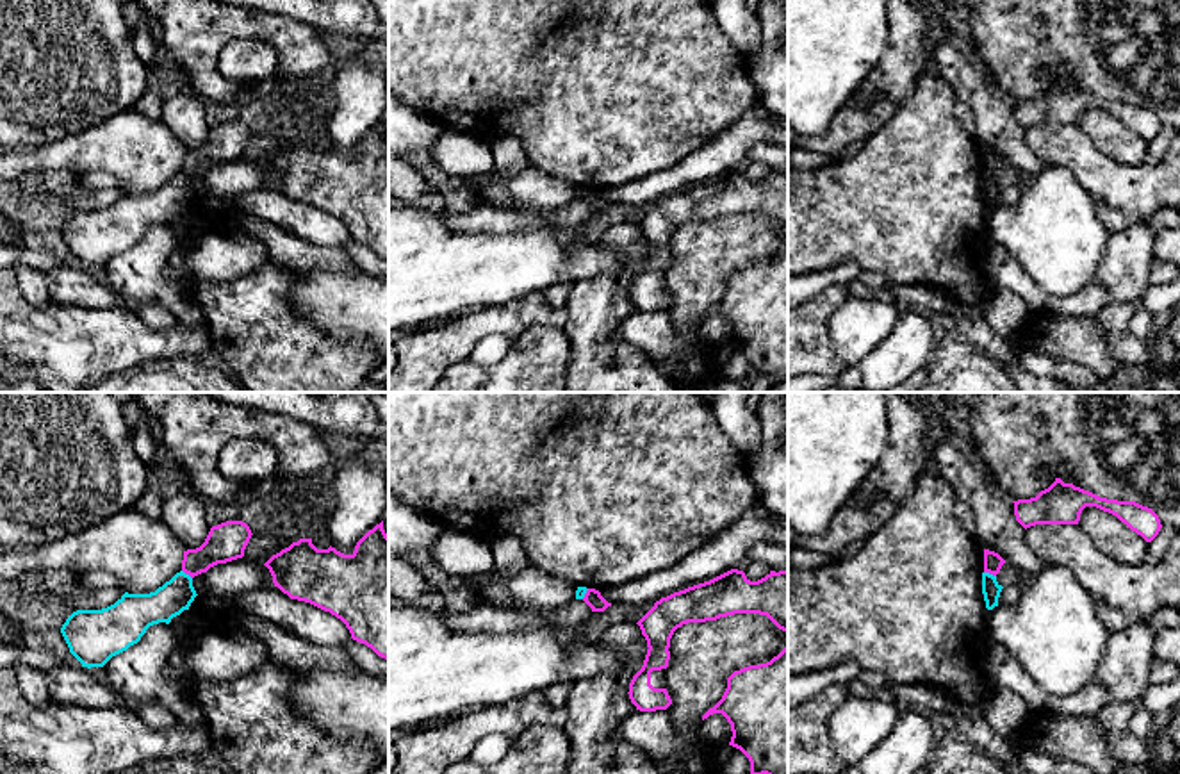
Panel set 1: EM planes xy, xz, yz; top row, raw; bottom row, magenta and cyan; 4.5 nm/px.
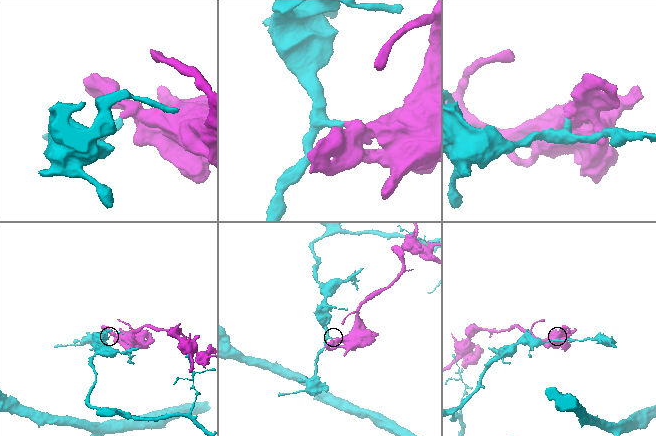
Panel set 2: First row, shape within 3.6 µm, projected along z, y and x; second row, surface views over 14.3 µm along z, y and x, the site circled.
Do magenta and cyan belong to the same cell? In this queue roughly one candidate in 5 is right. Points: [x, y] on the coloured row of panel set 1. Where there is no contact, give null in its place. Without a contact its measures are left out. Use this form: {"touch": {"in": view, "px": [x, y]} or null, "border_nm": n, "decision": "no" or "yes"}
{"touch": {"in": "yz", "px": [990, 573]}, "border_nm": 60, "decision": "no"}

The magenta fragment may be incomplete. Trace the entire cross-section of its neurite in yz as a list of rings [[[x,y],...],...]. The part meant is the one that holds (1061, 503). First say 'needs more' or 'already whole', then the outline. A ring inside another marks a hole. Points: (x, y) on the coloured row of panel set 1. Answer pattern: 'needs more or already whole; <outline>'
already whole; [[[1055,478],[1055,482],[1036,498],[1012,503],[1016,521],[1025,530],[1036,524],[1078,524],[1086,506],[1096,506],[1116,515],[1146,542],[1151,542],[1162,528],[1159,515],[1148,506],[1135,501],[1100,498],[1073,483],[1064,483],[1061,478]]]

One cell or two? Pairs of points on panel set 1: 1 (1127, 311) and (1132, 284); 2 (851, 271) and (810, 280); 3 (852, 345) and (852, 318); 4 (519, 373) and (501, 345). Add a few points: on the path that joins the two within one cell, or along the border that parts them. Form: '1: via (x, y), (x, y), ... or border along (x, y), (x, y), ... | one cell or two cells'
1: border along (1138, 300), (1113, 304) | two cells
2: via (840, 273), (820, 280) | one cell
3: via (852, 337), (852, 325) | one cell
4: border along (512, 345), (501, 359), (487, 366), (466, 359) | two cells

